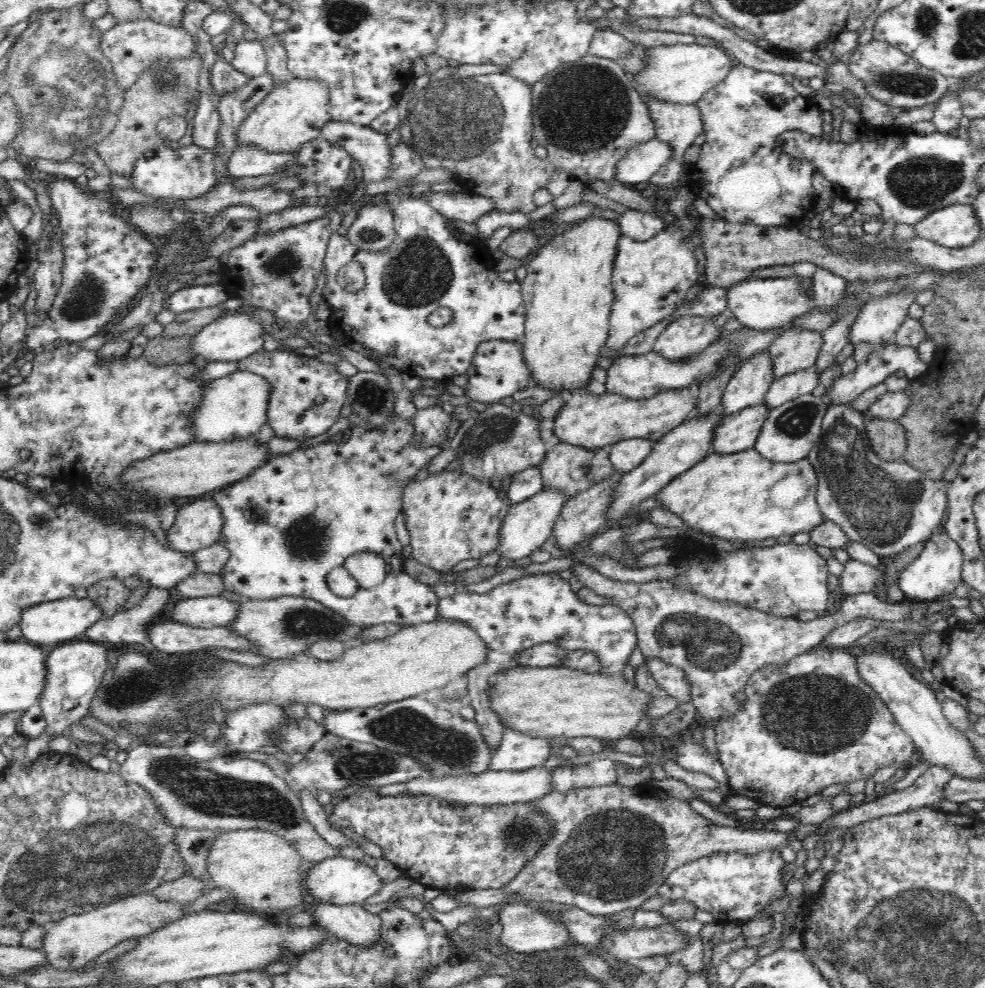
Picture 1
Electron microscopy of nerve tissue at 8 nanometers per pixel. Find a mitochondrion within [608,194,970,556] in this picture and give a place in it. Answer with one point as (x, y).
(881, 506)

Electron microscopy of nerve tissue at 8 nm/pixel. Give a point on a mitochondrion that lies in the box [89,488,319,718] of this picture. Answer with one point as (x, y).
(135, 685)

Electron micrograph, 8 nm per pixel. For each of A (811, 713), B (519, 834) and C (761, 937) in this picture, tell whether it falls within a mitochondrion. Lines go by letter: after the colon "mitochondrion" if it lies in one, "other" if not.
A: mitochondrion
B: mitochondrion
C: other

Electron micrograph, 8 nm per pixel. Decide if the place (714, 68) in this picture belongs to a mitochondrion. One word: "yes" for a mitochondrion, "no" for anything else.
no

